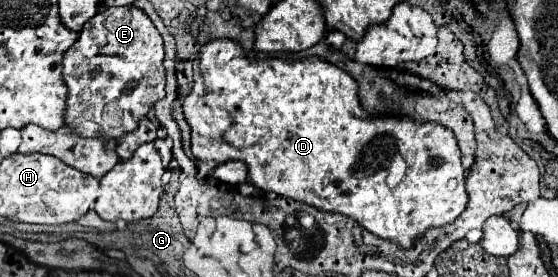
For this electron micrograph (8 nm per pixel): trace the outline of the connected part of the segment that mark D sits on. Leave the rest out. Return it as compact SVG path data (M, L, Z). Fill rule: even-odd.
M218 39L218 41L206 43L200 49L200 53L196 55L196 59L192 61L192 65L194 65L194 89L184 99L184 117L192 129L192 153L198 161L218 161L218 163L224 163L228 159L244 161L248 165L248 181L254 183L256 187L278 193L282 197L290 197L290 199L314 205L316 209L322 209L322 211L348 215L354 221L358 221L358 225L362 225L364 229L374 233L376 237L394 241L396 245L402 245L402 247L410 247L410 243L416 241L420 235L424 235L424 231L430 227L452 223L466 209L466 201L468 201L468 195L464 189L466 171L460 163L460 149L458 149L454 133L450 133L448 127L442 127L438 123L414 123L412 119L406 119L406 117L404 119L368 117L368 113L362 109L362 105L358 101L358 83L344 69L340 69L320 57L310 57L304 61L284 61L284 59L248 61L242 55L242 47L236 41L228 41L228 39ZM392 153L398 153L406 161L408 167L406 167L404 179L394 189L388 189L386 161L388 161L388 155L392 155Z

